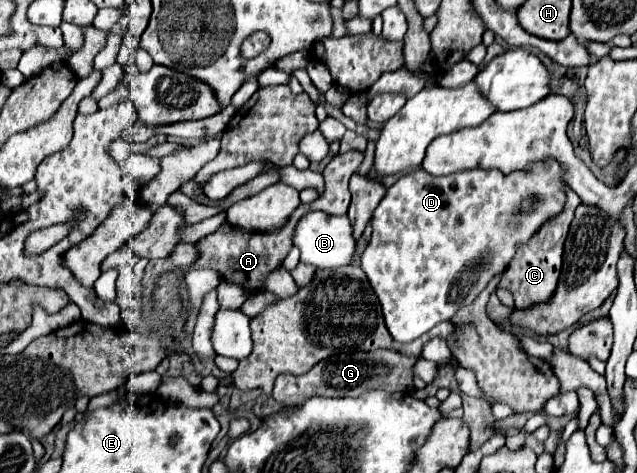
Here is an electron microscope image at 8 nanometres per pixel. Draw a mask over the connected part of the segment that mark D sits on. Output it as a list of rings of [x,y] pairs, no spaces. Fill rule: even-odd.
[[[551,161],[549,165],[543,165],[543,163],[535,163],[533,171],[529,173],[523,173],[523,171],[517,171],[517,173],[511,173],[511,175],[503,175],[501,171],[497,169],[479,169],[479,171],[459,171],[459,173],[451,173],[451,175],[445,175],[445,177],[433,177],[429,175],[425,169],[415,169],[407,175],[401,175],[397,179],[397,183],[393,187],[387,189],[387,195],[383,197],[383,201],[379,203],[379,207],[375,209],[373,213],[373,219],[371,219],[371,225],[373,225],[373,235],[371,235],[371,241],[365,249],[365,253],[361,255],[361,269],[367,273],[367,279],[381,303],[381,309],[383,309],[383,317],[385,317],[385,325],[391,333],[391,337],[399,343],[409,343],[421,335],[425,335],[429,329],[433,329],[437,323],[441,321],[449,321],[453,319],[453,315],[457,313],[457,309],[465,307],[465,305],[471,305],[475,301],[475,297],[485,289],[485,285],[489,283],[491,277],[495,275],[501,275],[505,271],[505,267],[509,265],[511,257],[515,255],[515,247],[517,243],[525,243],[529,241],[529,237],[551,217],[559,215],[559,211],[563,209],[565,205],[565,183],[561,179],[561,169],[555,161]]]

